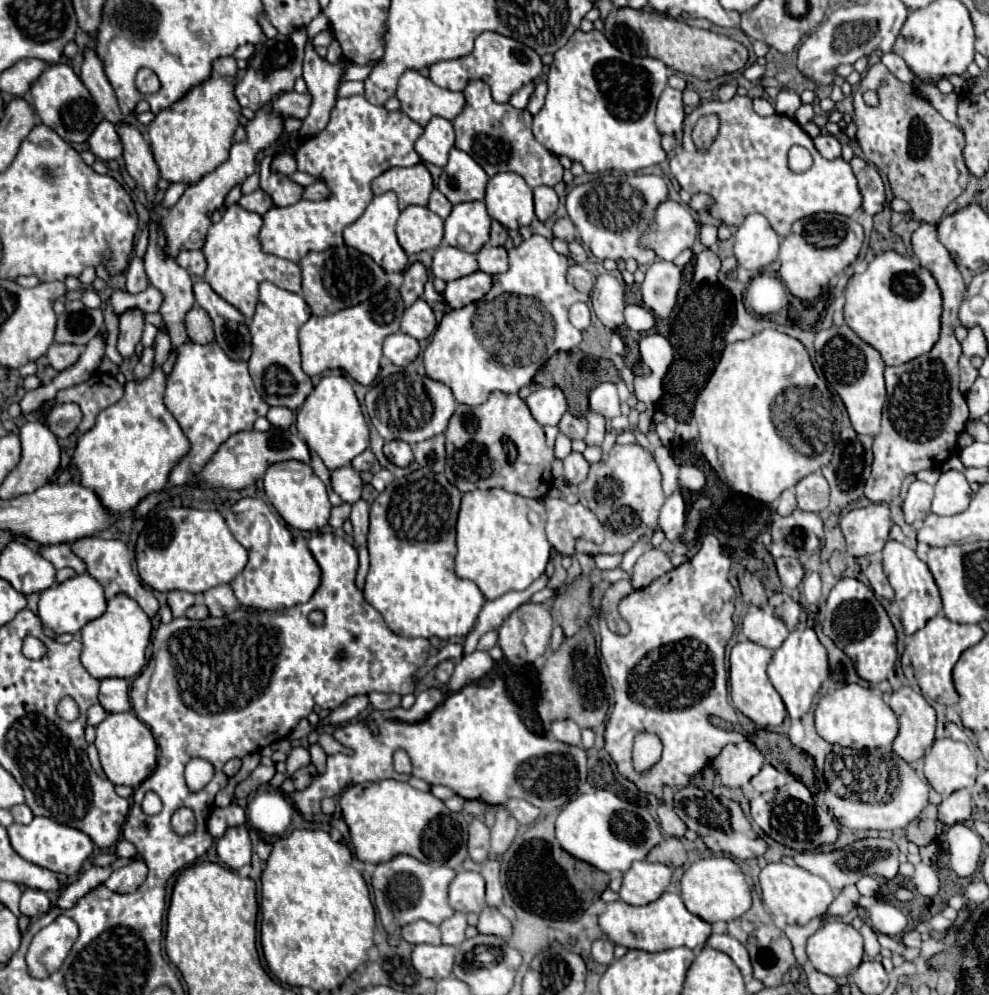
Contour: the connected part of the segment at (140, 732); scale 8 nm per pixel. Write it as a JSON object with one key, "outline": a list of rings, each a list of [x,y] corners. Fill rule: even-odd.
{"outline":[[[132,711],[126,713],[108,713],[106,719],[96,727],[96,749],[100,755],[102,769],[114,785],[138,787],[156,767],[156,741],[150,729],[138,721]]]}

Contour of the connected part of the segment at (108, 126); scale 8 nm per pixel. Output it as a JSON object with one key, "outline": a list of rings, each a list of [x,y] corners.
{"outline":[[[102,121],[94,133],[88,139],[90,151],[102,159],[102,161],[112,161],[122,157],[122,141],[120,135],[116,131],[116,127],[110,121]]]}

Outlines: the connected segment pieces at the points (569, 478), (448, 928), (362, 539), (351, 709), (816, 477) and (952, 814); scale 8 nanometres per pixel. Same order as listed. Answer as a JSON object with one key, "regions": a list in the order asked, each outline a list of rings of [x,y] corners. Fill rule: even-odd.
{"regions":[[[[570,453],[564,459],[564,481],[566,481],[566,485],[570,485],[570,487],[580,485],[586,479],[588,469],[590,469],[590,465],[586,463],[586,459],[580,453]]],[[[454,913],[452,917],[448,917],[446,921],[442,921],[440,925],[440,933],[442,933],[442,943],[444,945],[462,945],[464,943],[464,931],[466,931],[468,923],[466,923],[466,915],[464,913]]],[[[360,499],[352,505],[352,515],[350,521],[354,525],[354,541],[356,545],[366,545],[366,535],[368,535],[368,501]]],[[[356,695],[356,697],[350,697],[348,701],[344,701],[338,709],[334,709],[324,721],[320,721],[320,725],[326,725],[326,723],[332,723],[332,725],[342,725],[342,723],[348,723],[356,717],[360,717],[366,709],[370,707],[370,701],[366,695]]],[[[820,471],[804,477],[794,487],[794,491],[796,491],[796,499],[798,499],[798,509],[800,511],[820,513],[822,509],[828,507],[830,489],[828,489],[828,481],[824,479],[824,475]]],[[[966,789],[954,791],[938,805],[938,819],[948,827],[956,823],[964,823],[970,817],[972,817],[972,799]]]]}

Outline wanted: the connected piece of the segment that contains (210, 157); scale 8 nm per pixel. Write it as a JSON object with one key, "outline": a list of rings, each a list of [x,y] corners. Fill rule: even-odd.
{"outline":[[[212,73],[210,79],[192,87],[188,95],[154,117],[154,121],[148,125],[148,135],[160,177],[172,183],[196,183],[200,177],[214,171],[220,163],[224,163],[224,159],[228,159],[232,137],[242,115],[242,107],[232,95],[234,83],[234,77],[224,79],[224,75]]]}

